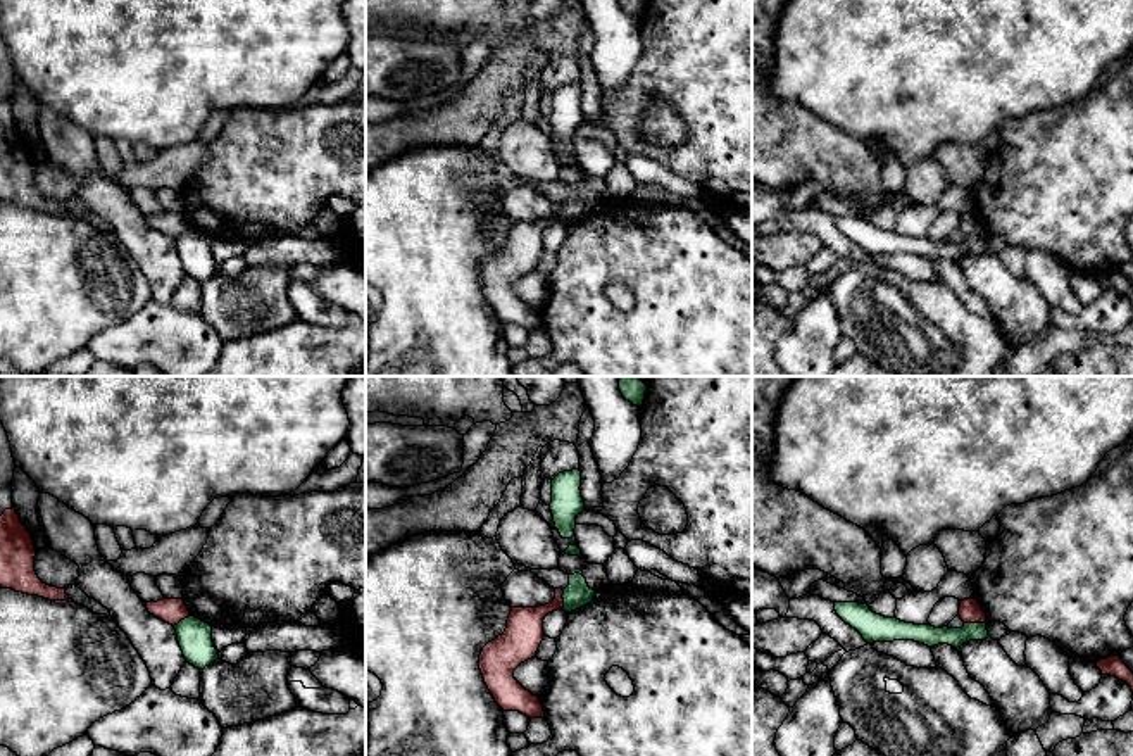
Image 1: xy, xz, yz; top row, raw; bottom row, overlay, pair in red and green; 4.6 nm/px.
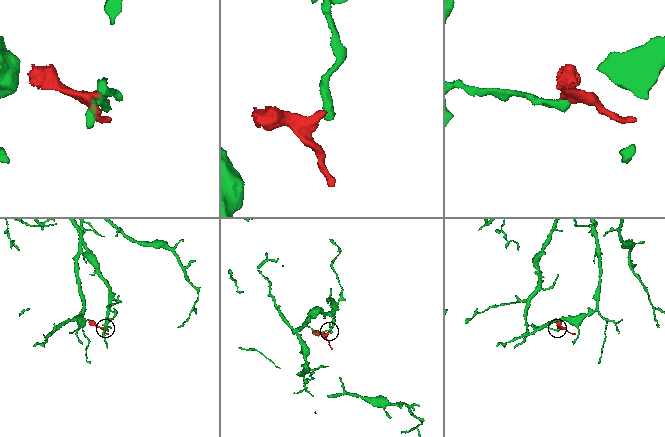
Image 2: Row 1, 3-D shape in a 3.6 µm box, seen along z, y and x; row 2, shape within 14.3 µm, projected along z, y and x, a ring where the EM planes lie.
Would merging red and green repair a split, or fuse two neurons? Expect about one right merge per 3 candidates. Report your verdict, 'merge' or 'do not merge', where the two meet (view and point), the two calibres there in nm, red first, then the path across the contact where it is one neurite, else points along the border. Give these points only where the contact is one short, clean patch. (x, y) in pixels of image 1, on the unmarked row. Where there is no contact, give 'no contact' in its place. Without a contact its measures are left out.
do not merge; meets red in yz at (975, 235); 110 nm thick on the red side, 100 nm on the other; border along yz (964, 235), (985, 237)

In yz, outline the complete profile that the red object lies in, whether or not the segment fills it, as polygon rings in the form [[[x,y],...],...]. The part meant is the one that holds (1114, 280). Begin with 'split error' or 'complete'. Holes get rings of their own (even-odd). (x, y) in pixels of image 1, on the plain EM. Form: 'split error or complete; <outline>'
complete; [[[1111,269],[1095,276],[1102,288],[1116,290],[1126,295],[1133,304],[1133,285],[1123,276],[1119,269]]]

